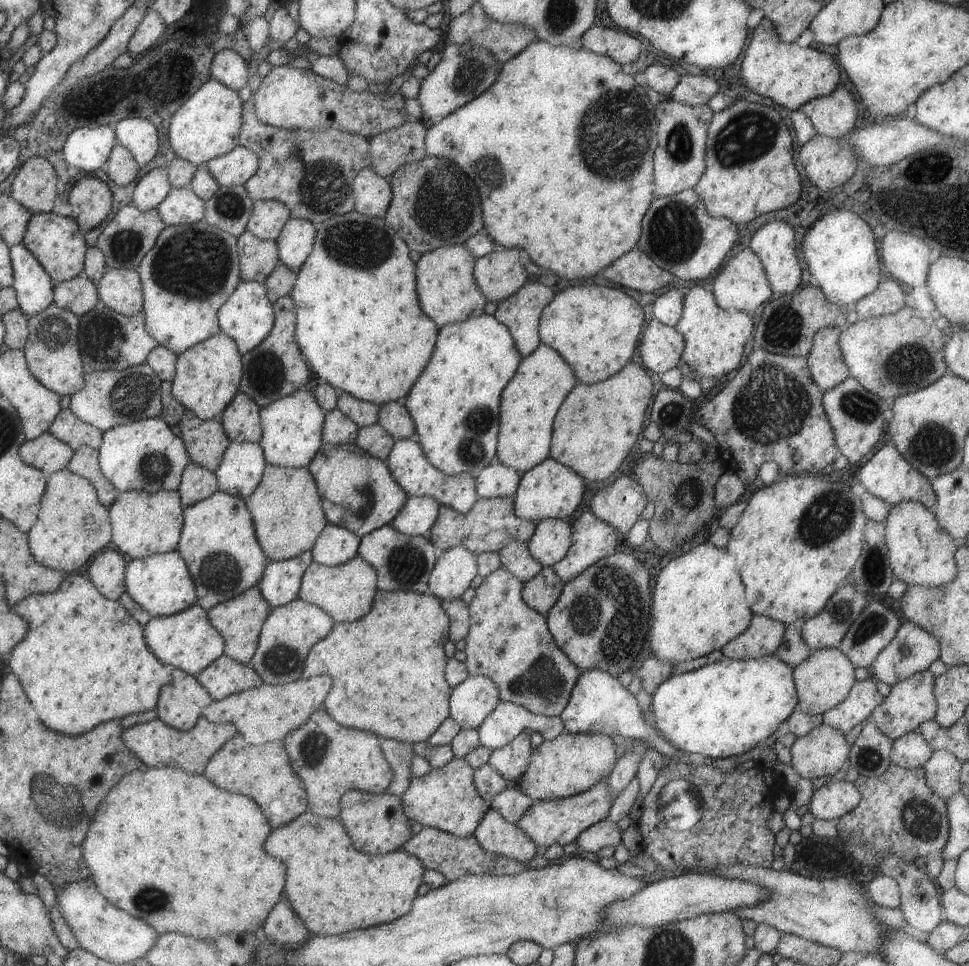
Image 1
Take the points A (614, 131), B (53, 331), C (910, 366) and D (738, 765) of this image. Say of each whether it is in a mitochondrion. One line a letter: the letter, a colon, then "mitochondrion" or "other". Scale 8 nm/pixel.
A: mitochondrion
B: mitochondrion
C: mitochondrion
D: other

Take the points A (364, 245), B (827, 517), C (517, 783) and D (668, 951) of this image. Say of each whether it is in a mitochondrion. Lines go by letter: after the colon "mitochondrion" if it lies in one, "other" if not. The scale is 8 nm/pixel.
A: mitochondrion
B: mitochondrion
C: other
D: mitochondrion

